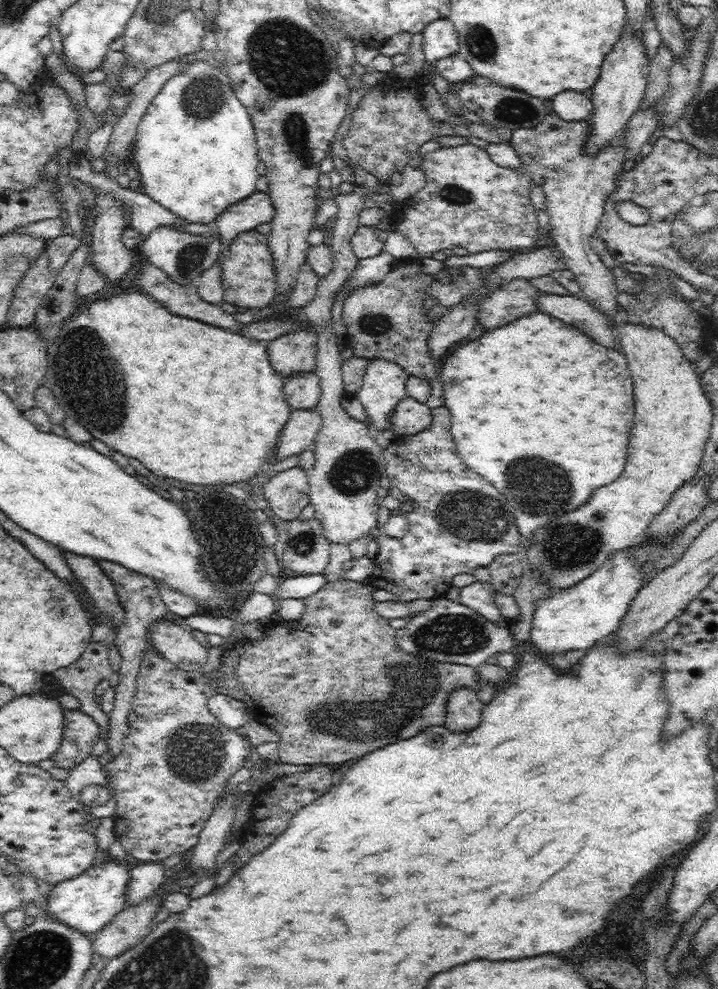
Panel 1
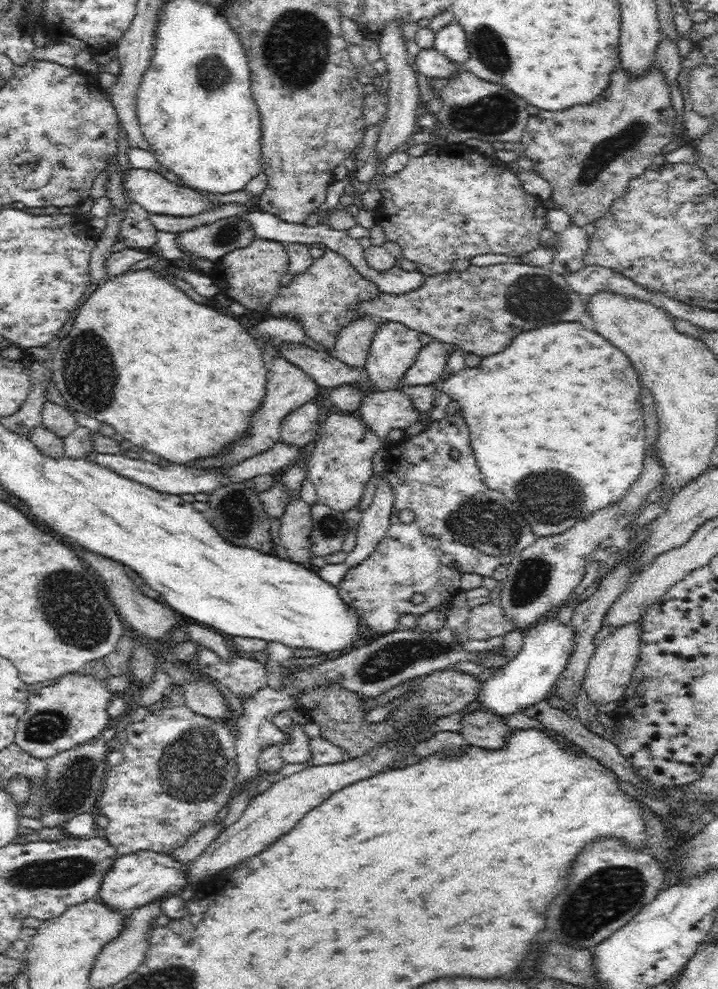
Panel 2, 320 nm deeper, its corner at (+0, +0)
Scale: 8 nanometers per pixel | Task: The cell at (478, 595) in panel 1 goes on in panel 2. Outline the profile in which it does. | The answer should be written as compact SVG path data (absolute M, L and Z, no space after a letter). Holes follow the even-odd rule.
M488 602L469 610L466 635L471 639L488 640L496 636L504 637L512 630L515 630L514 623L506 618L500 604Z

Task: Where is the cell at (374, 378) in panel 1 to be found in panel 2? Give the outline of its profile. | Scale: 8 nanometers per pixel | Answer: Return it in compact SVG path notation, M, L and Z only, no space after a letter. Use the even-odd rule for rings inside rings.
M385 321L376 330L371 340L368 358L364 364L364 371L368 373L369 384L375 391L386 389L398 389L401 386L401 378L416 360L422 342L418 339L419 332L408 328L405 324Z

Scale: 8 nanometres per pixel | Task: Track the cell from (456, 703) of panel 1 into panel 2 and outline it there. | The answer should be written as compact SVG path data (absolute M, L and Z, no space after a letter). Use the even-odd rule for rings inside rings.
M476 709L462 717L461 729L458 732L472 746L499 750L498 748L504 748L504 744L508 742L510 730L502 717Z

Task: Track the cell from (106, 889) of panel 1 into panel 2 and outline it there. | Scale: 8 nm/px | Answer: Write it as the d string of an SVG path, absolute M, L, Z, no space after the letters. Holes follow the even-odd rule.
M138 851L119 855L112 870L108 870L108 874L104 876L96 899L128 917L132 910L136 910L144 904L179 894L186 886L186 866L187 863L178 862L170 853Z

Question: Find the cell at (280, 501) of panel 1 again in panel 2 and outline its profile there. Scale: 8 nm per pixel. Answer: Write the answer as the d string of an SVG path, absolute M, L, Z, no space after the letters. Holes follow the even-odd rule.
M293 493L286 506L280 518L279 544L286 548L295 563L310 563L313 557L310 549L311 505Z

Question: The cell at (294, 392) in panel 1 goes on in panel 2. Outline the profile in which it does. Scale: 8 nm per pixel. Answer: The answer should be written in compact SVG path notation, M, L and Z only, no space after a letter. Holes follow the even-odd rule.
M307 402L295 408L284 418L281 425L281 440L290 446L302 448L316 439L320 431L320 410L316 403Z

